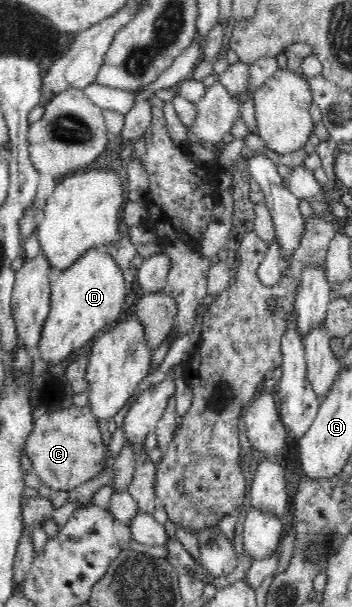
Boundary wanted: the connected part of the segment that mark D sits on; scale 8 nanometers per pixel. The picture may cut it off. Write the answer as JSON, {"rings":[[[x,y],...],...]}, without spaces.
{"rings":[[[104,248],[89,249],[61,274],[58,274],[56,280],[51,280],[49,298],[51,302],[49,314],[44,321],[42,336],[36,347],[42,361],[46,361],[47,364],[60,364],[60,362],[68,360],[68,355],[72,352],[79,353],[82,347],[88,344],[100,330],[104,330],[108,324],[113,326],[117,323],[116,320],[122,314],[122,306],[124,306],[124,298],[126,298],[126,281],[118,263]]]}

